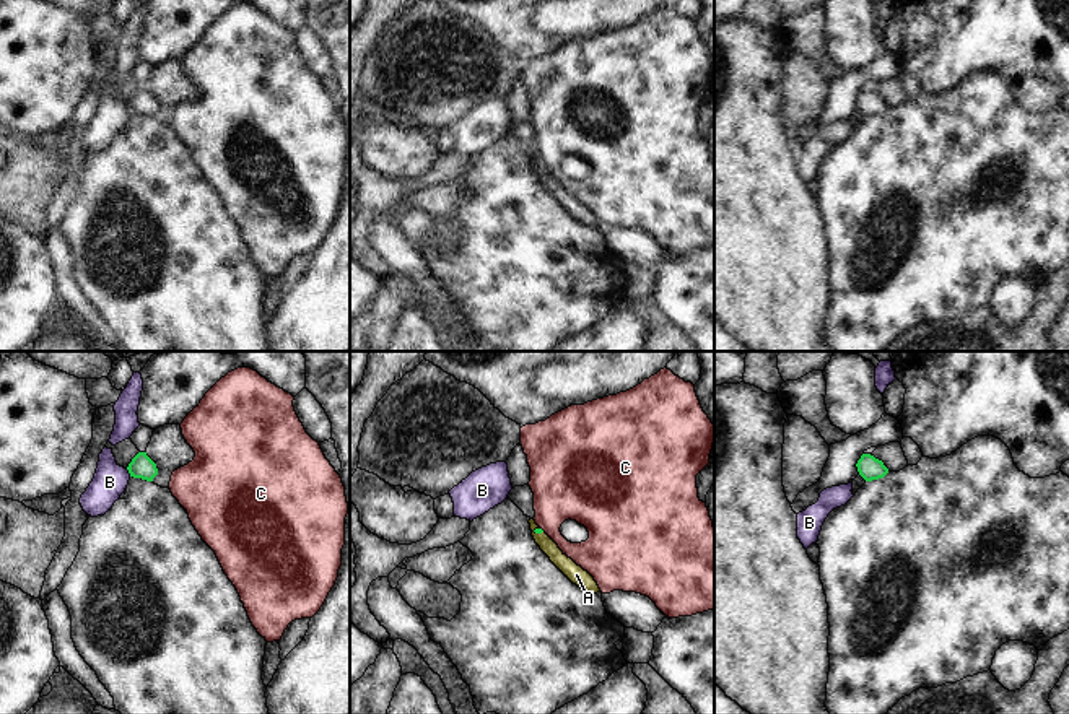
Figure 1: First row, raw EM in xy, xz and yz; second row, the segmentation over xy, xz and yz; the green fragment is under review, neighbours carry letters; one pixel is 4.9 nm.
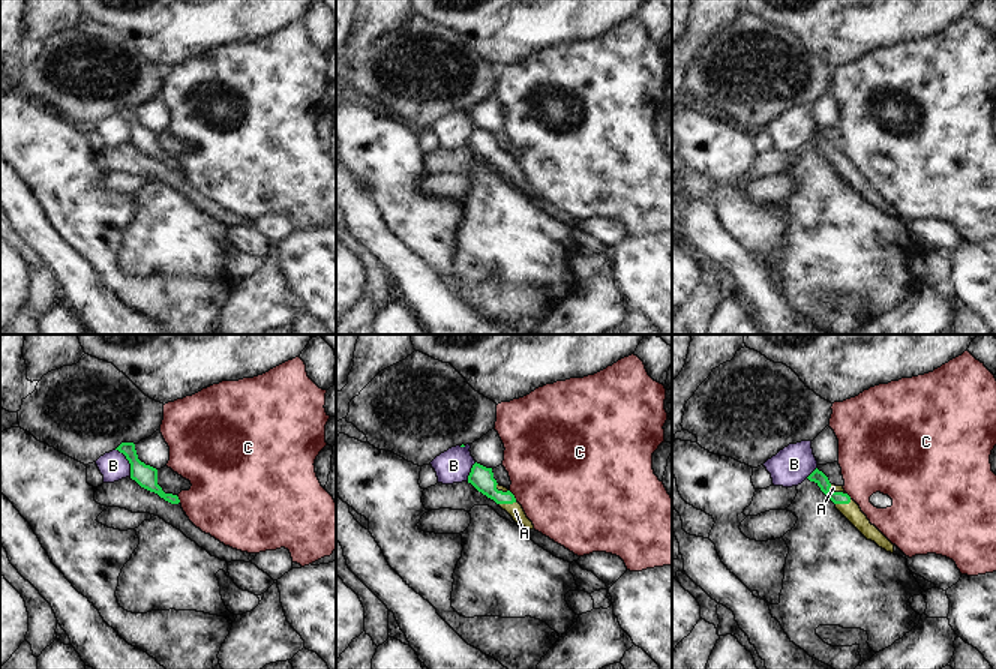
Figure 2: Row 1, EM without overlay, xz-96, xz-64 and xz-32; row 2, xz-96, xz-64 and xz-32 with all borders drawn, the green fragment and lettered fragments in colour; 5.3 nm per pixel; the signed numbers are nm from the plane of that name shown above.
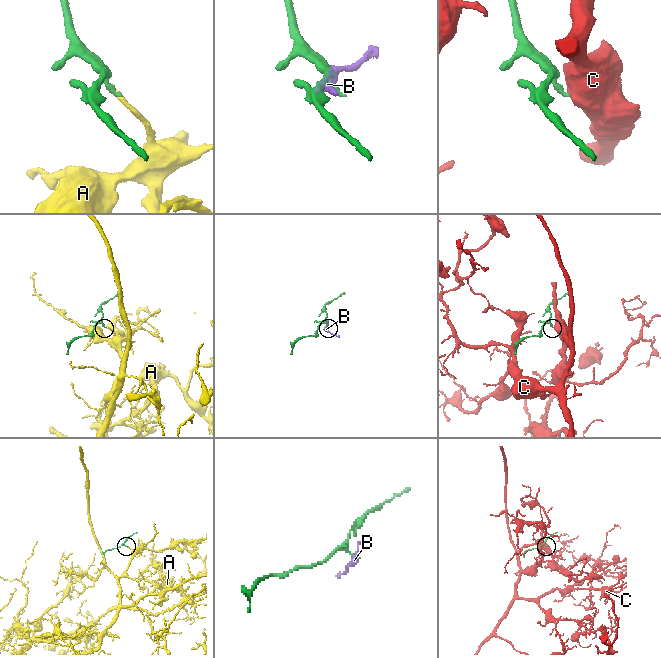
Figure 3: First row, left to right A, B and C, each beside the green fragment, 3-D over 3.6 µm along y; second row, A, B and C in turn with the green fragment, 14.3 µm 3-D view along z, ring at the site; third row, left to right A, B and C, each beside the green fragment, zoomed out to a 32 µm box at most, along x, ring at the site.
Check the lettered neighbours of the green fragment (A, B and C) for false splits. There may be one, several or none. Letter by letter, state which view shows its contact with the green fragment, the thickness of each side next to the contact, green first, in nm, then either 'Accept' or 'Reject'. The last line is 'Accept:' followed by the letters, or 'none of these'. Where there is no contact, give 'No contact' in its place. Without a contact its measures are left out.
A: Touches green in xz. Thickness 30 nm (green) against 80 nm. Accept
B: Touches green in xy. Thickness 110 nm (green) against 170 nm. Reject
C: No contact. Reject
Accept: A

